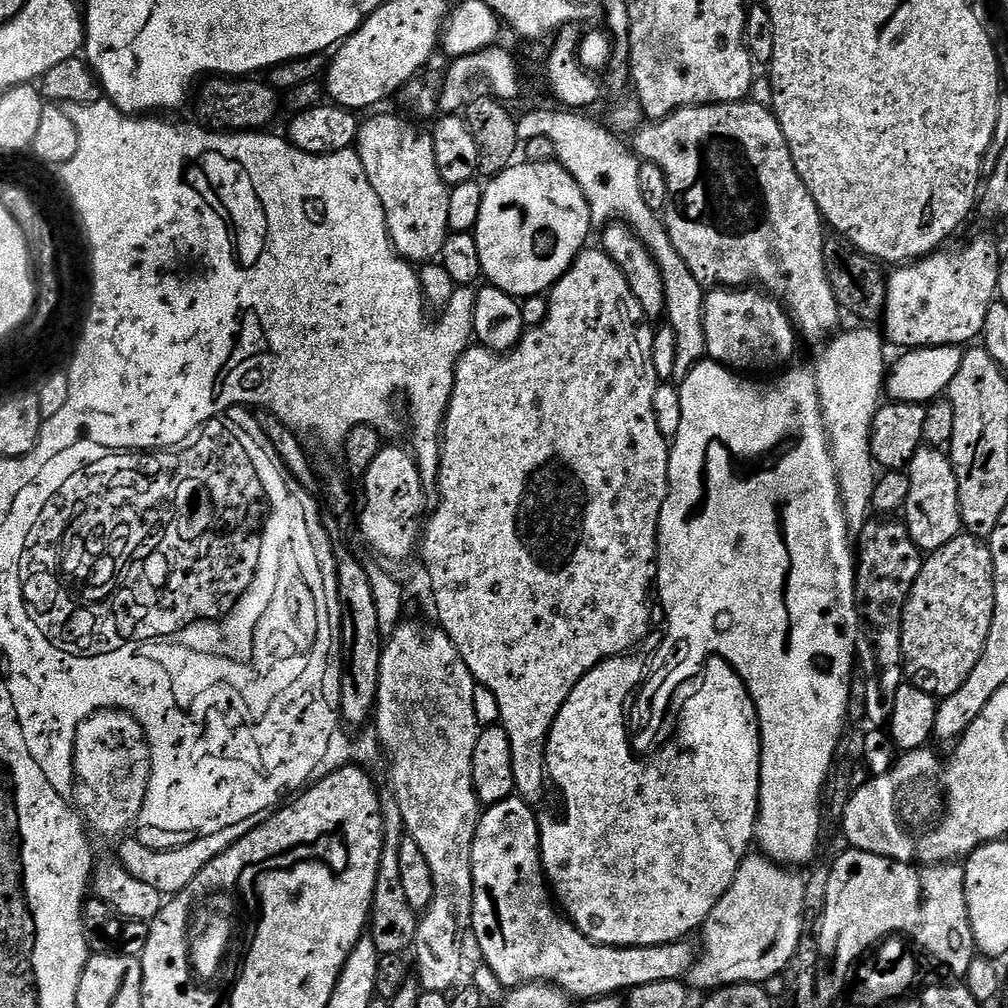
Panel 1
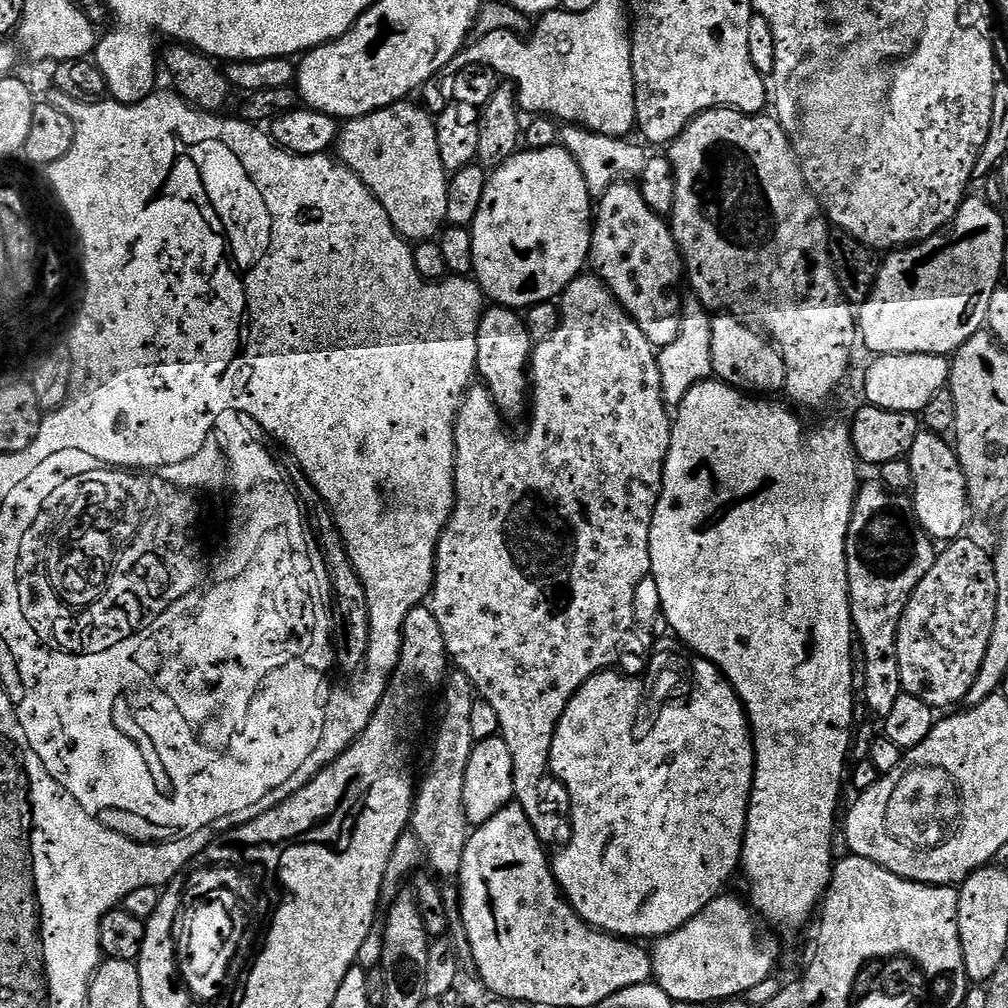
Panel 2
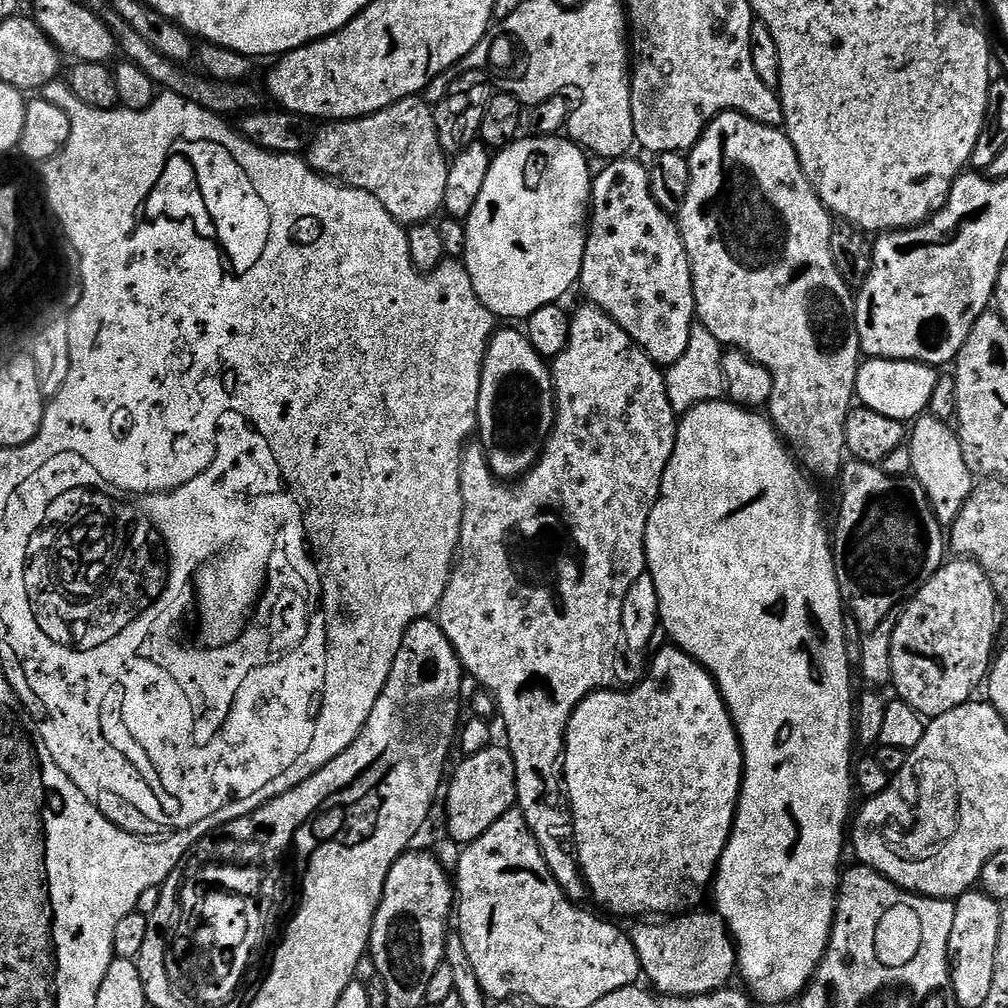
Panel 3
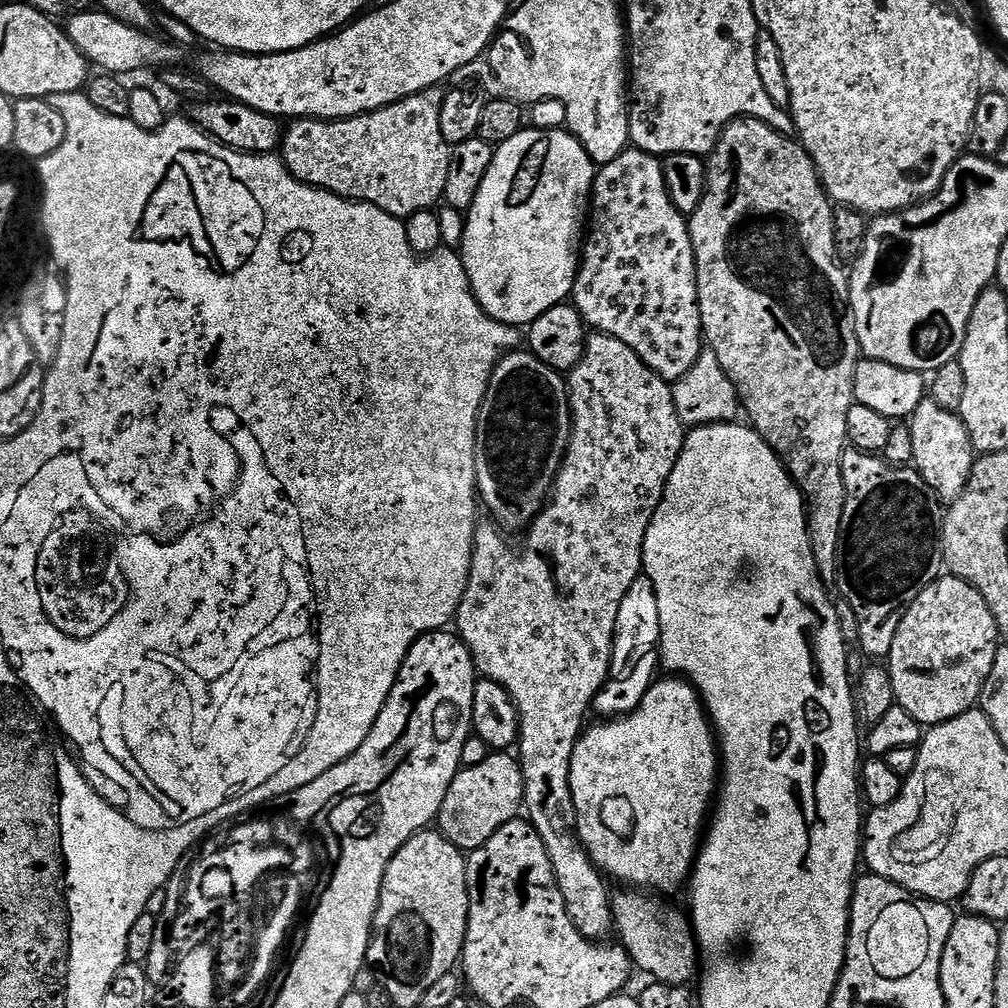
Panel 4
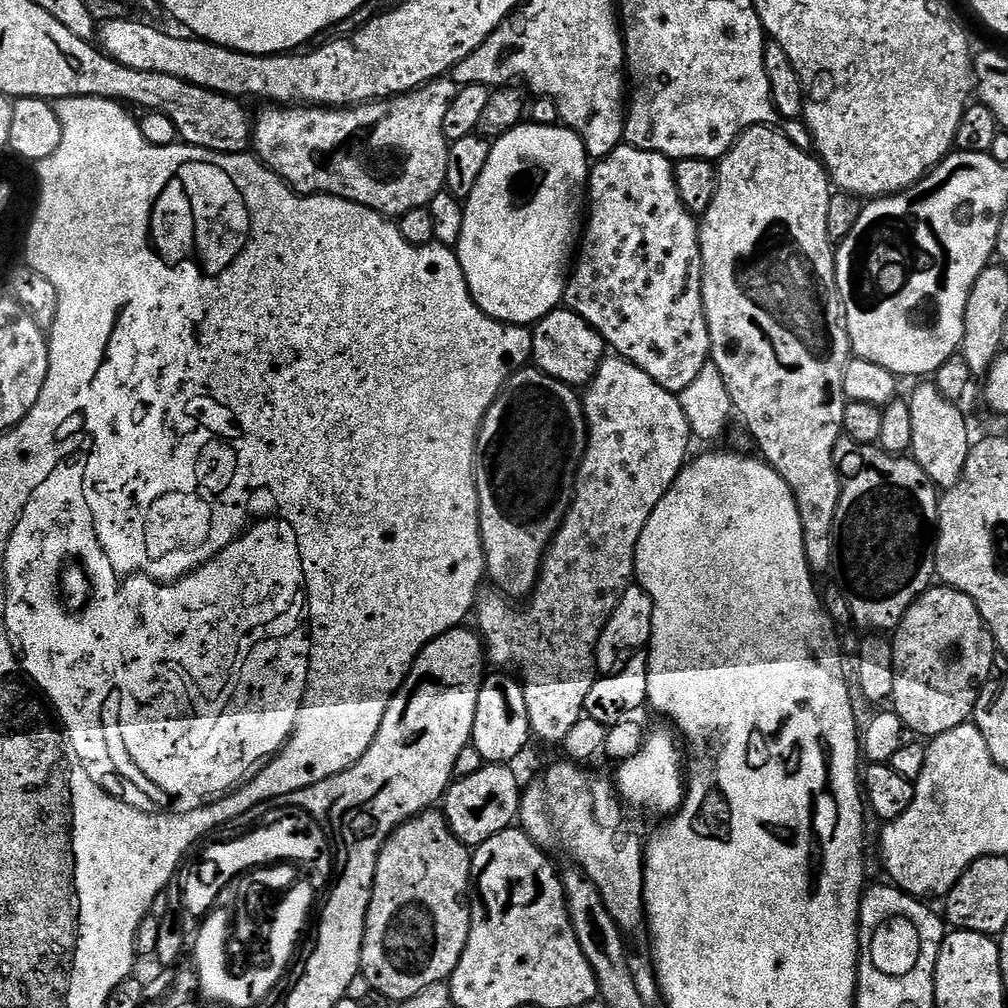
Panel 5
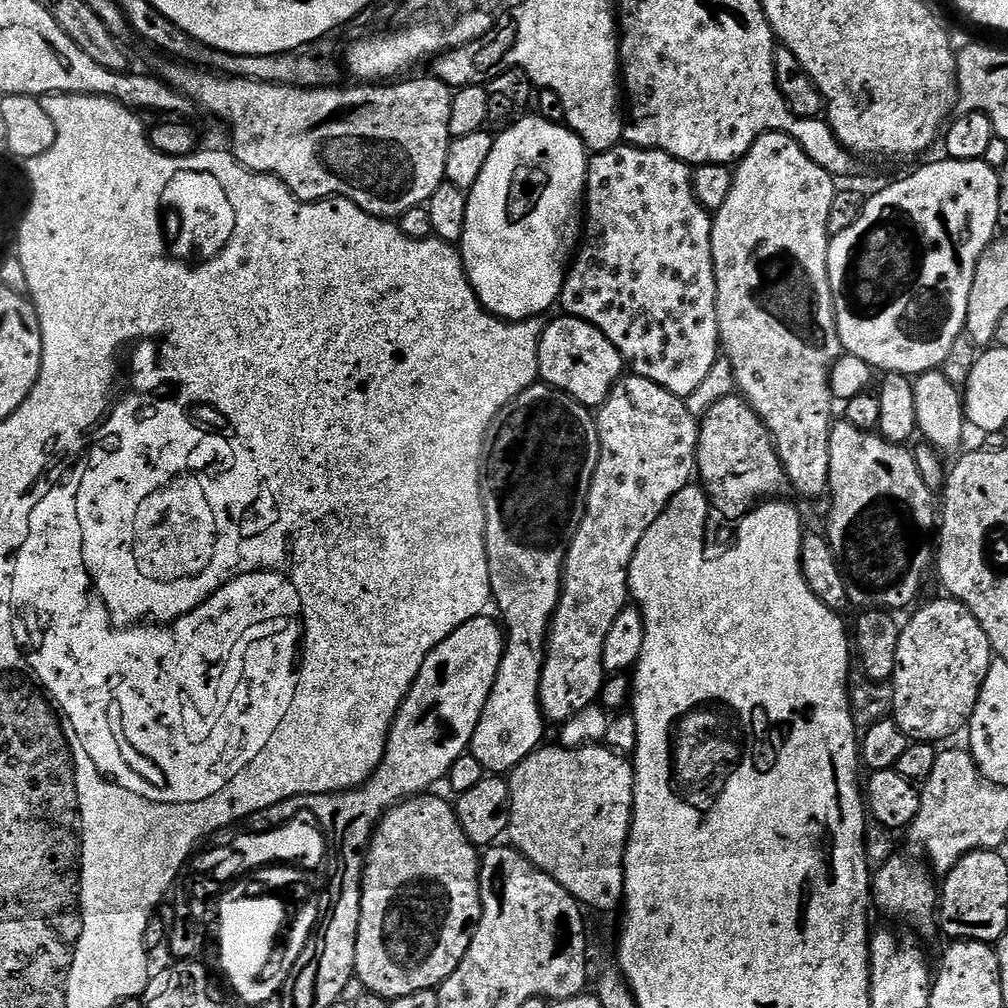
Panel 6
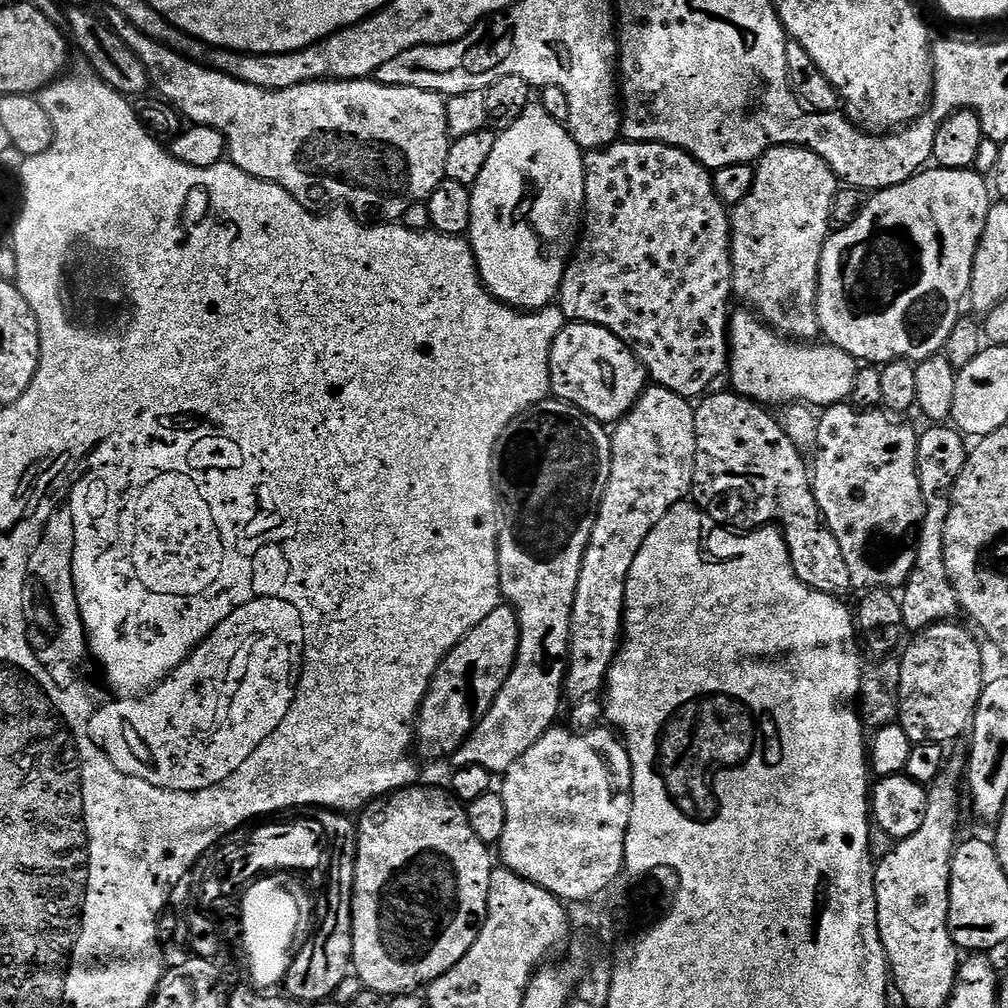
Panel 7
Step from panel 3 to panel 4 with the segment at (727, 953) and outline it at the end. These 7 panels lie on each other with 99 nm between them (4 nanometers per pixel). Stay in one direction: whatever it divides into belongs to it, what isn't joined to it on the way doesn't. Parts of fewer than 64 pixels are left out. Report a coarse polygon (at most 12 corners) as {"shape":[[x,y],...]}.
{"shape":[[613,891],[619,947],[653,981],[698,972],[689,929],[663,899]]}

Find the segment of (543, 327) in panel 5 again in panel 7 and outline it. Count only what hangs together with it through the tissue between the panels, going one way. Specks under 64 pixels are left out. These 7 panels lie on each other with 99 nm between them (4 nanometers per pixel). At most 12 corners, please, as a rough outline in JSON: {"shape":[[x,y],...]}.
{"shape":[[568,322],[551,395],[612,426],[646,369],[610,330]]}

